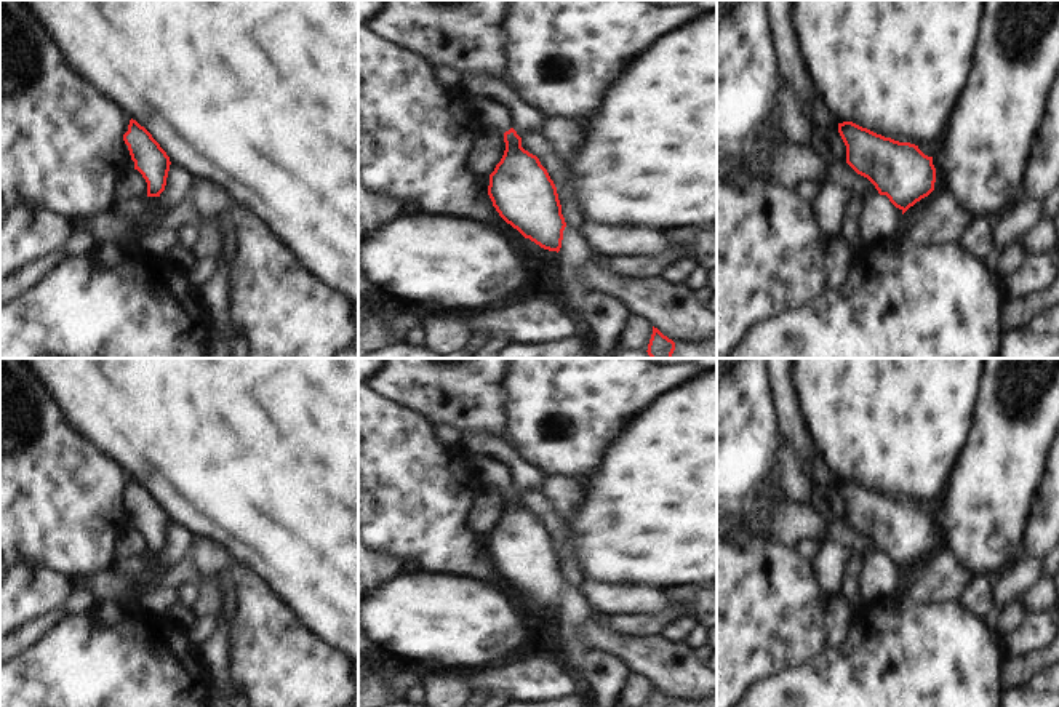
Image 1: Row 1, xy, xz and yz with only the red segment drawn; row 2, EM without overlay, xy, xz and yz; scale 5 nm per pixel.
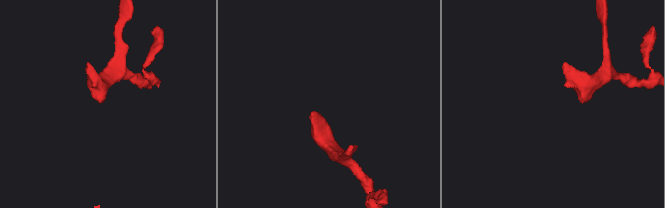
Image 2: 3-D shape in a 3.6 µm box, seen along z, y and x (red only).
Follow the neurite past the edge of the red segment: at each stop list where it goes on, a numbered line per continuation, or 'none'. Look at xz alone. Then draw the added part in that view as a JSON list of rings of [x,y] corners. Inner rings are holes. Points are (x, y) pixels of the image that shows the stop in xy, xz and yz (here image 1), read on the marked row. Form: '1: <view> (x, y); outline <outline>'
1: xz (488, 112); outline [[[467,96],[467,106],[482,128],[493,126],[504,134],[514,126],[510,110],[488,96]]]

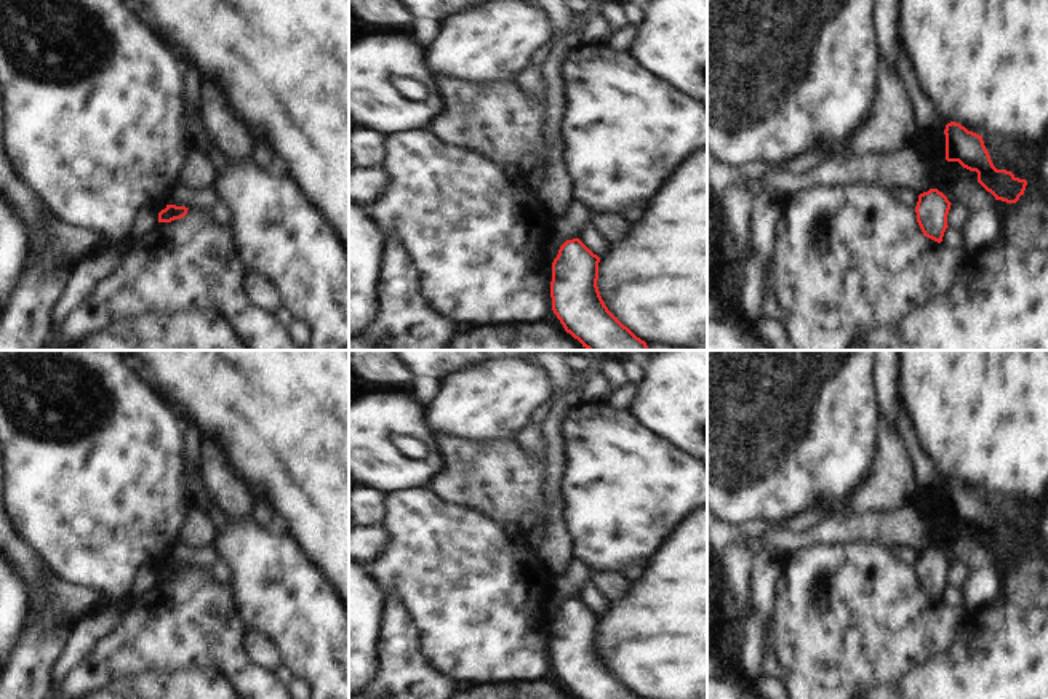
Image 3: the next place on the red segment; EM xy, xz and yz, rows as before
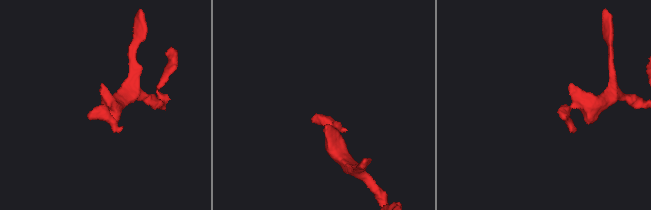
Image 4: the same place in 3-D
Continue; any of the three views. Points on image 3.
none

